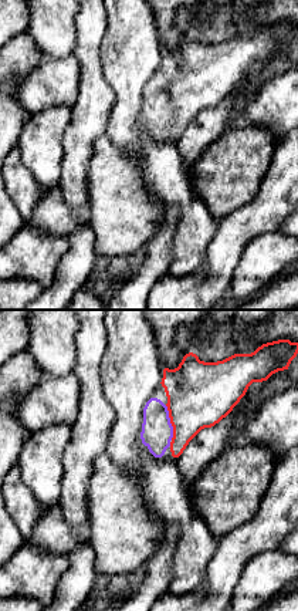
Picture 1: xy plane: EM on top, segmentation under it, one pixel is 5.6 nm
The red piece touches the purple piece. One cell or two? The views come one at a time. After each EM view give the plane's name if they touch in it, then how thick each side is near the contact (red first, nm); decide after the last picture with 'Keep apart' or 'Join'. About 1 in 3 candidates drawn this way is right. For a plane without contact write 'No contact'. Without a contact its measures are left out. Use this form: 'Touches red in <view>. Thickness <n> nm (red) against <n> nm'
Touches red in xy. Thickness 380 nm (red) against 180 nm

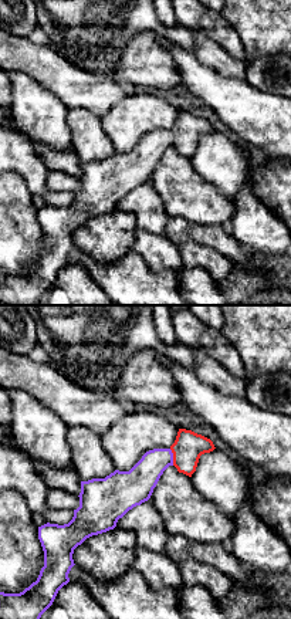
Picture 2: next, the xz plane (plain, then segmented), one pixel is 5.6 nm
Touches red in xz. Thickness 170 nm (red) against 180 nm

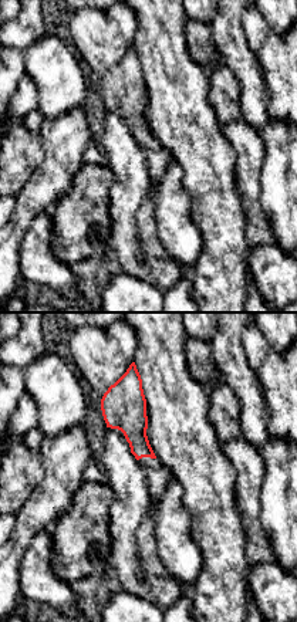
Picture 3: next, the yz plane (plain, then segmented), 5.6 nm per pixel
No contact

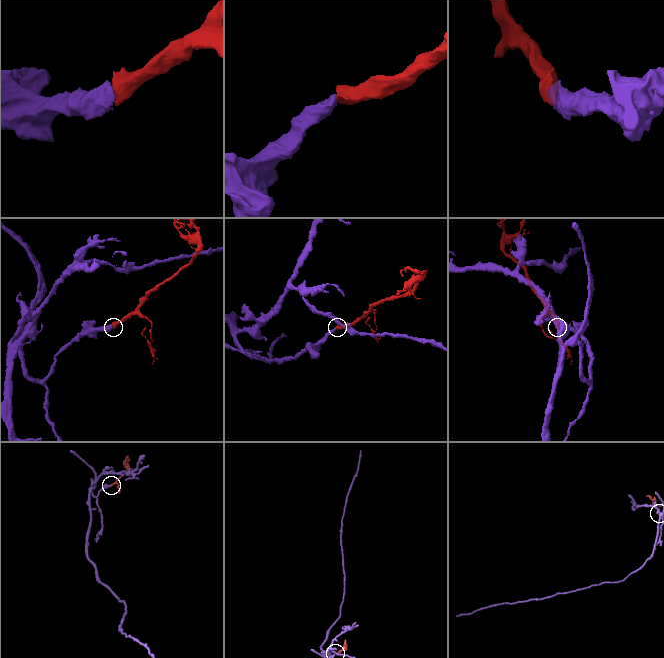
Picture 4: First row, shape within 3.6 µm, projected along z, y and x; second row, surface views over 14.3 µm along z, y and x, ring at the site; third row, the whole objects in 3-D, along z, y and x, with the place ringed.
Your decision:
Join

